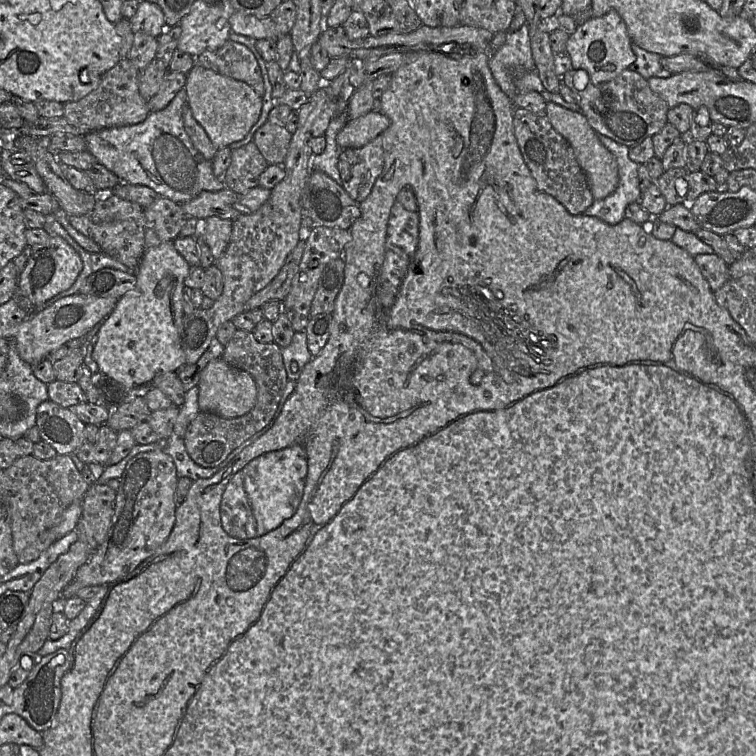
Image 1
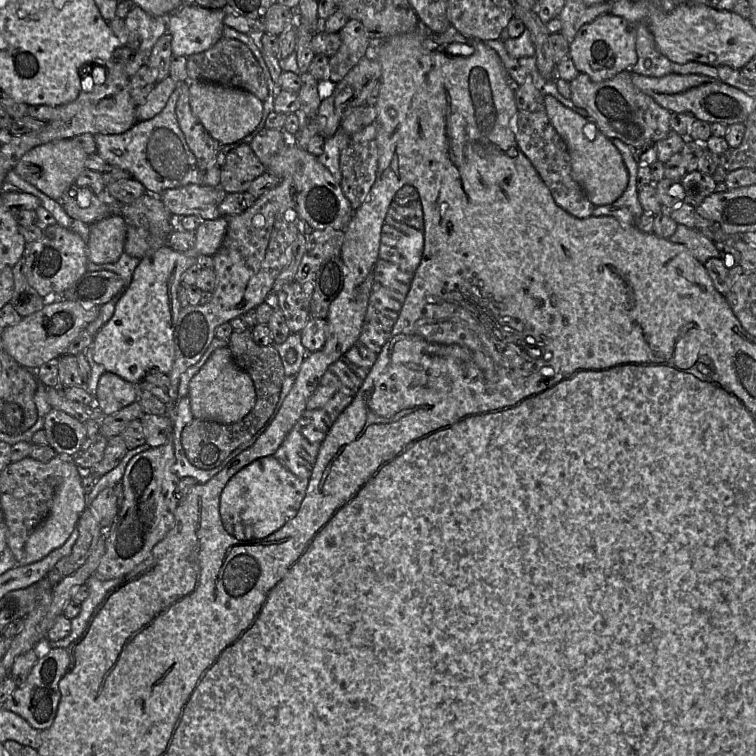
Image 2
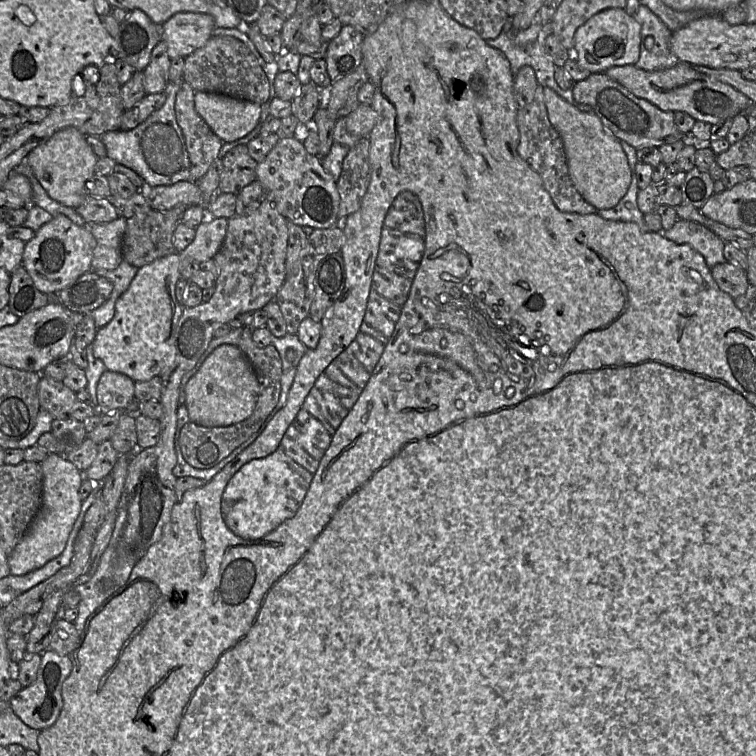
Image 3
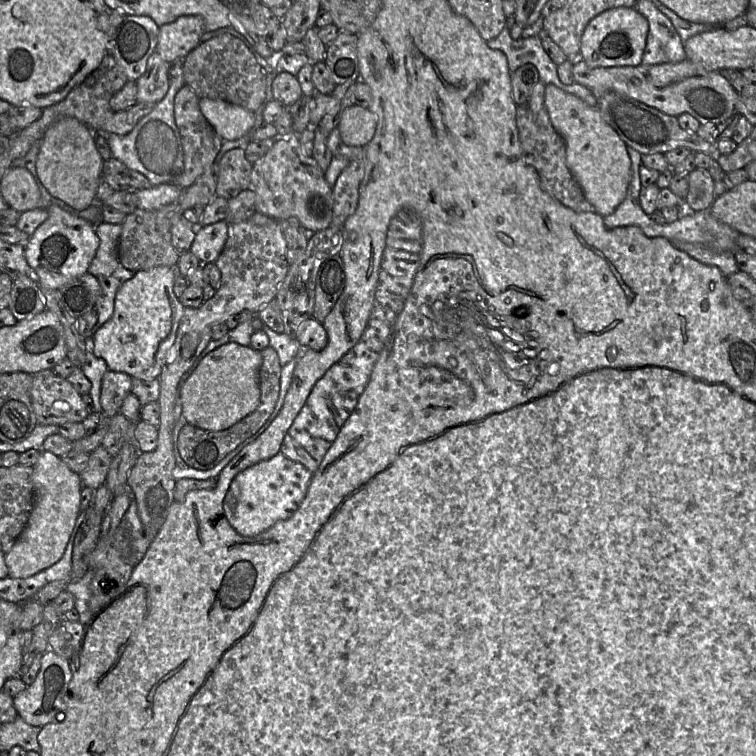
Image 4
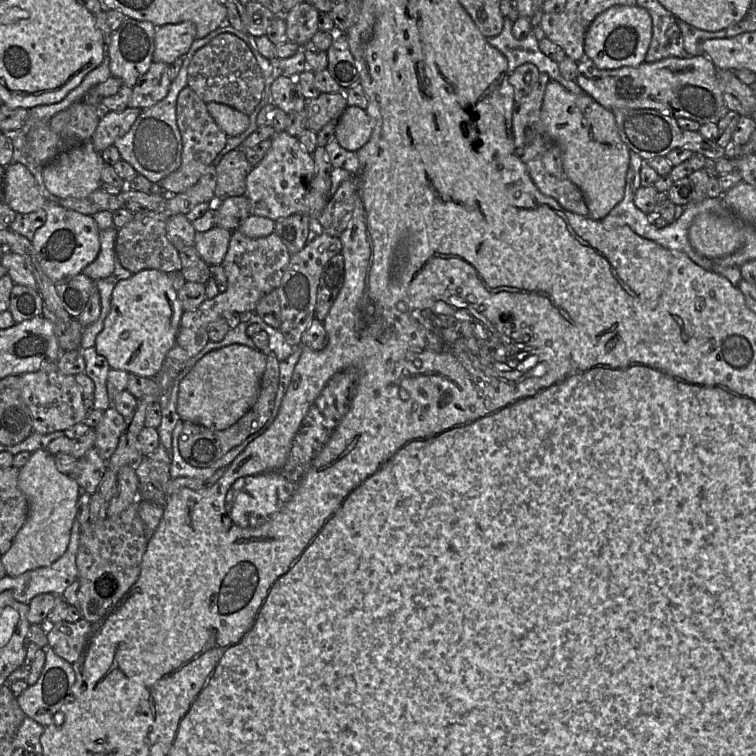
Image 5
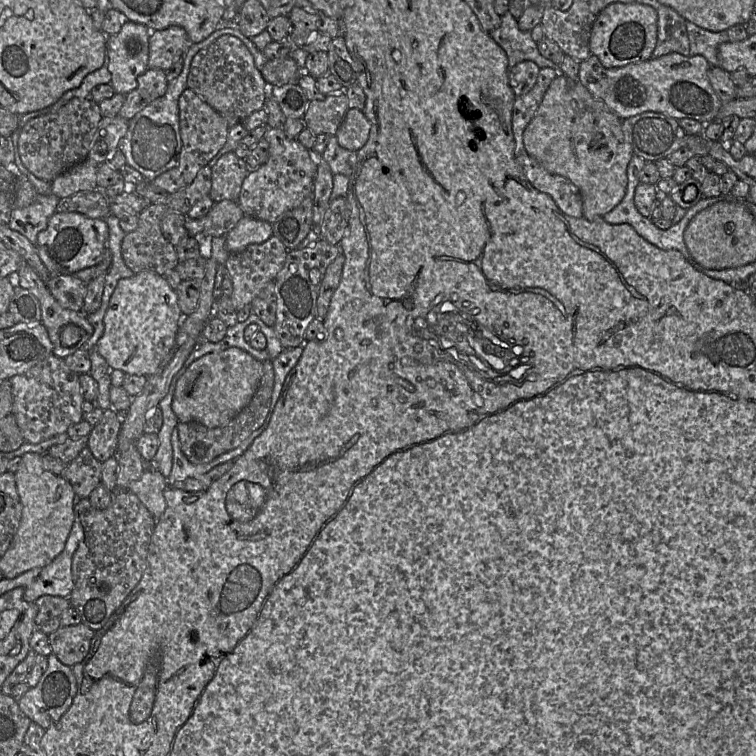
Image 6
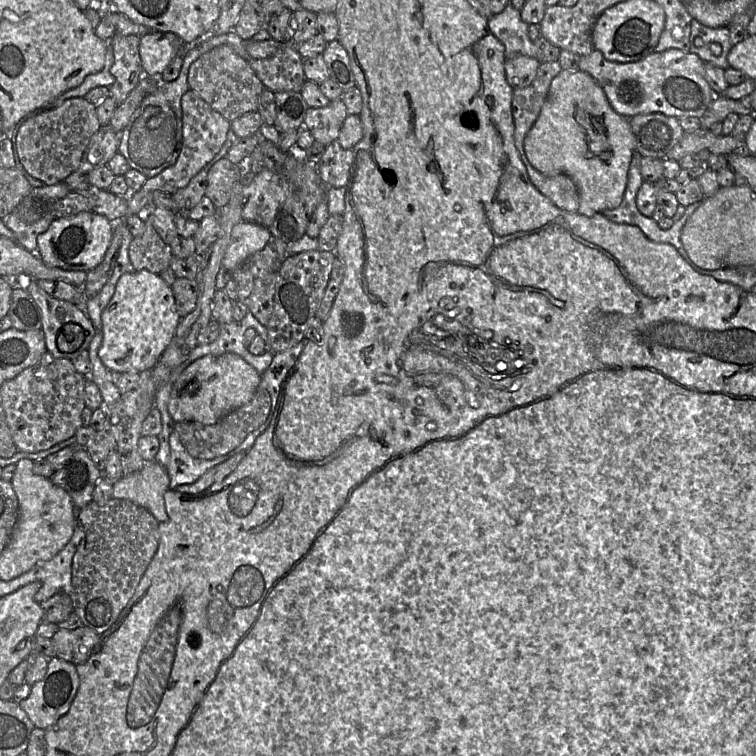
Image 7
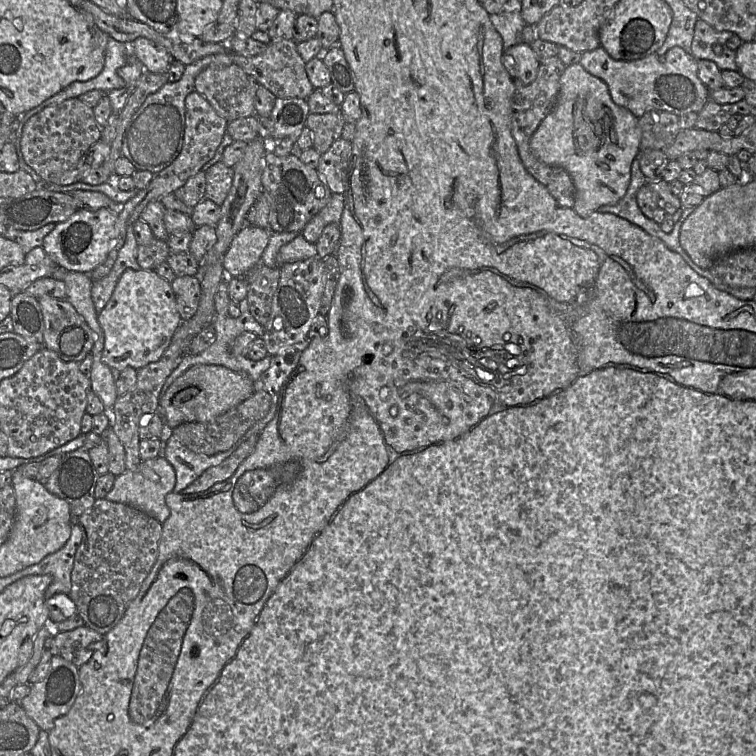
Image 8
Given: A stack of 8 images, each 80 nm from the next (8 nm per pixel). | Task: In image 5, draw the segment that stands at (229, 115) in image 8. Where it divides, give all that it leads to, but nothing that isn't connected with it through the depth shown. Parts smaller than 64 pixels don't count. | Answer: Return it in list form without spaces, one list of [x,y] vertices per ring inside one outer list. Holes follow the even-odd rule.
[[[222,33],[192,56],[188,67],[187,86],[205,103],[225,104],[249,116],[262,99],[265,79],[245,42],[233,34]]]

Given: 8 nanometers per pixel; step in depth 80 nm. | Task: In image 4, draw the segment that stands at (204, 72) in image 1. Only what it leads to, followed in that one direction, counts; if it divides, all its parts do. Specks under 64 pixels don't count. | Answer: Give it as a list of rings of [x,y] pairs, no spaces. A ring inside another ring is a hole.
[[[200,98],[199,108],[223,140],[238,140],[255,122],[254,112],[223,100]]]

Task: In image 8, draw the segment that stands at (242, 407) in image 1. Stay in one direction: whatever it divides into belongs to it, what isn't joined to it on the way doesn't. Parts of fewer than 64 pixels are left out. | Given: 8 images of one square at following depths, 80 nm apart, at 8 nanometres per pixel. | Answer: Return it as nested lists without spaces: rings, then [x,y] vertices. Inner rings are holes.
[[[198,364],[187,369],[161,396],[158,414],[165,422],[165,429],[174,429],[183,423],[210,422],[253,395],[254,381],[246,374],[225,366]]]

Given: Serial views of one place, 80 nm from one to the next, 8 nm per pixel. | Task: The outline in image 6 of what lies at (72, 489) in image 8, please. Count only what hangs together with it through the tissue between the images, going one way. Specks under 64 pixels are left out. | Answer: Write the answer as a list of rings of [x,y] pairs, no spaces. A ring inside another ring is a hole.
[[[86,447],[60,476],[70,483],[78,499],[89,498],[91,492],[101,484],[102,464]]]

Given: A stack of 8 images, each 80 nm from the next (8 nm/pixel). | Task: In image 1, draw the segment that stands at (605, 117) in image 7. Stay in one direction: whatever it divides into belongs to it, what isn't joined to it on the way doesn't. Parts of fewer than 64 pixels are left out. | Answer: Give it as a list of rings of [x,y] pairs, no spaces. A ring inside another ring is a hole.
[[[553,102],[546,103],[546,116],[553,128],[572,146],[575,157],[584,171],[594,200],[601,200],[617,188],[619,176],[614,155],[601,143],[598,133],[590,126],[587,118],[577,111],[569,110]]]

